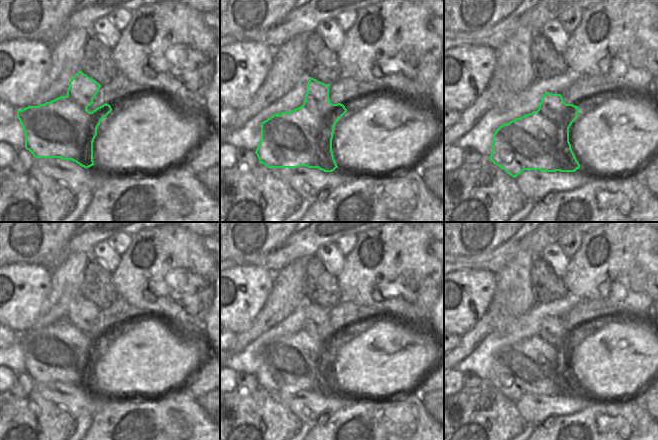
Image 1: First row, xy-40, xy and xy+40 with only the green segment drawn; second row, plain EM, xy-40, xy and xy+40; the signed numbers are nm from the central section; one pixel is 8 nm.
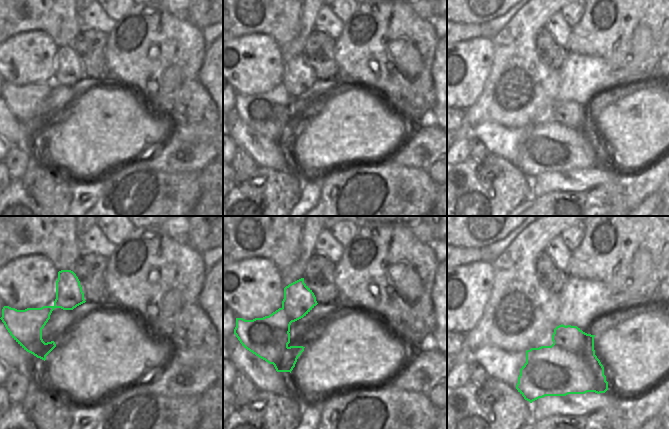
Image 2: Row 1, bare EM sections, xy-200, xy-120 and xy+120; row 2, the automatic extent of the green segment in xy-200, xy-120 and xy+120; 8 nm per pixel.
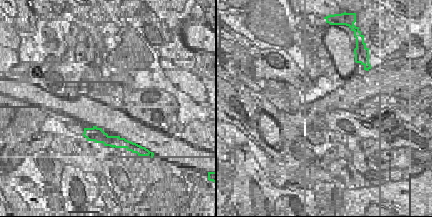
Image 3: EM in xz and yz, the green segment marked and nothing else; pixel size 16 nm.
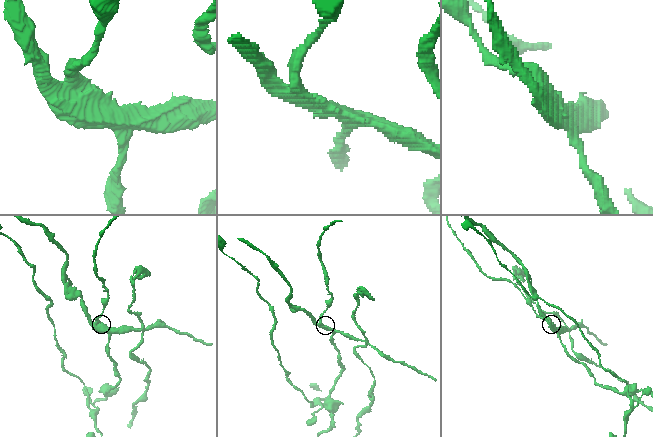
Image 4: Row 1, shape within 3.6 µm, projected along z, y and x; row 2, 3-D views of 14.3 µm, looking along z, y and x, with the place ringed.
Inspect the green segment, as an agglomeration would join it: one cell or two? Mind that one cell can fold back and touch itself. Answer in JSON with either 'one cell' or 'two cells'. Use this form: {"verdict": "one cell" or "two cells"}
{"verdict": "two cells"}

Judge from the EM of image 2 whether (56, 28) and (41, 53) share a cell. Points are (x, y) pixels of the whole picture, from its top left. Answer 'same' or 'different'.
different

